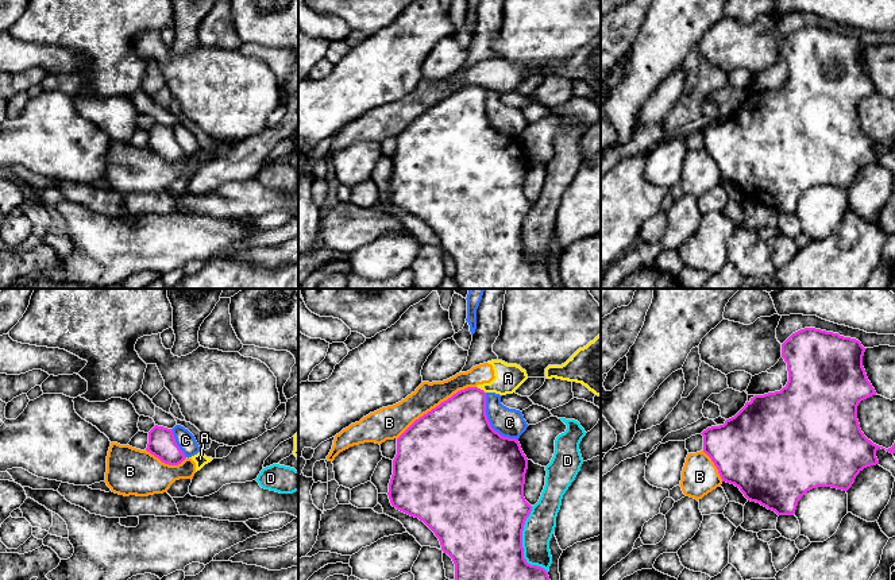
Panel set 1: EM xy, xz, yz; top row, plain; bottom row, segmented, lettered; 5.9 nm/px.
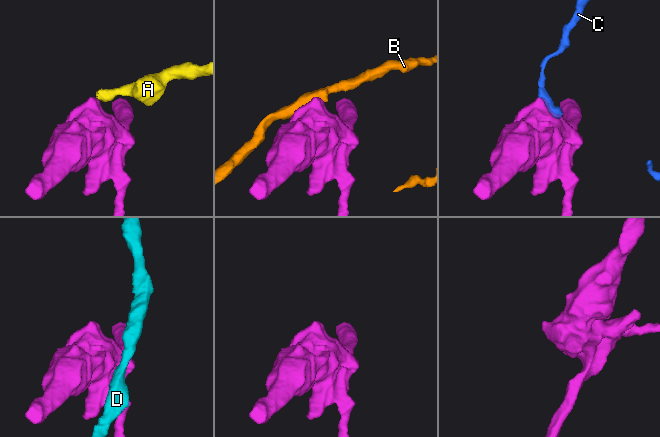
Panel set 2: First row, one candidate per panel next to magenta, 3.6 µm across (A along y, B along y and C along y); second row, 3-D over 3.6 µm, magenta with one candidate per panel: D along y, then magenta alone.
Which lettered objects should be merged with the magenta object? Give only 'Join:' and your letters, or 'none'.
Join: none

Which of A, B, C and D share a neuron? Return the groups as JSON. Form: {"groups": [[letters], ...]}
{"groups": [["A", "B"], ["C"], ["D"]]}

